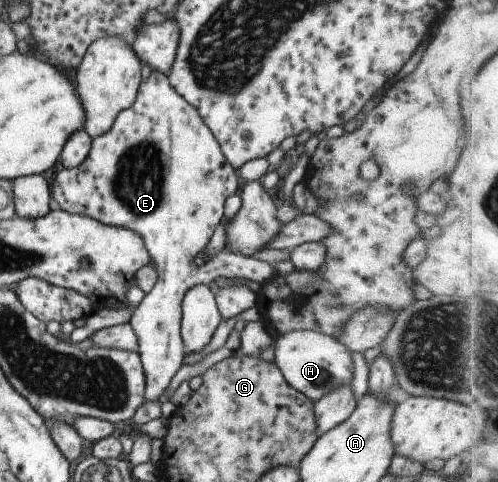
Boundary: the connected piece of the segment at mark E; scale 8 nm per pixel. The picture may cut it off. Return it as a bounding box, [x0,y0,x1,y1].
[50,71,279,403]

